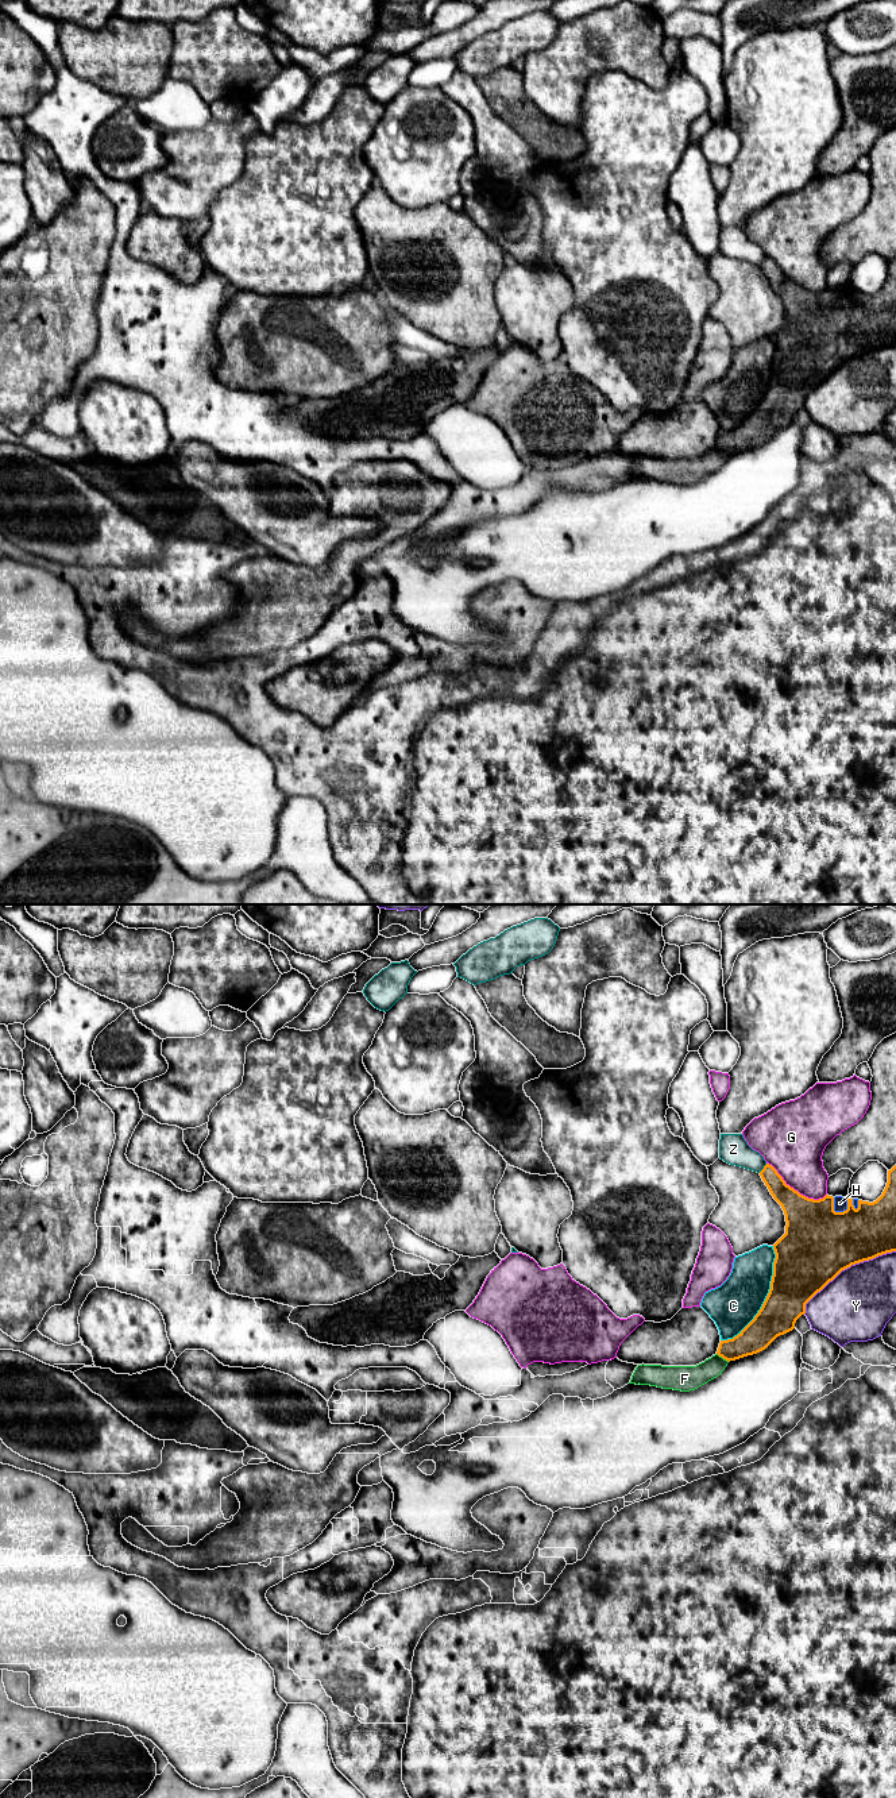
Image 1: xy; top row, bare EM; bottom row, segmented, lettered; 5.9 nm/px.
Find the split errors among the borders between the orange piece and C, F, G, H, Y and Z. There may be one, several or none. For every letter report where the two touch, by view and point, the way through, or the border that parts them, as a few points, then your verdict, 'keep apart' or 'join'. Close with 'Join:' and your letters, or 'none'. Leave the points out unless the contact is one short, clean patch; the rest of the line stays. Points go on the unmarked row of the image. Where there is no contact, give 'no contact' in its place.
C: meets orange in xy at (765, 392); keep apart
F: meets orange in xy at (723, 451); runs through xy (757, 428), (733, 442), (723, 451), (701, 467), (687, 471); join
G: meets orange in xy at (794, 282); keep apart
H: meets orange in xy at (834, 304); runs through xy (818, 336), (834, 320), (834, 304), (840, 296); join
Y: meets orange in xy at (845, 361); keep apart
Z: meets orange in xy at (764, 261); keep apart
Join: F, H

